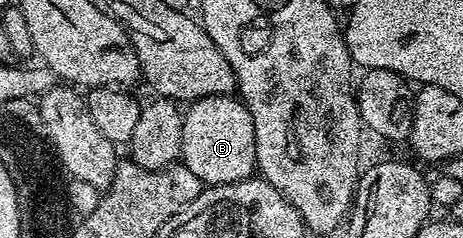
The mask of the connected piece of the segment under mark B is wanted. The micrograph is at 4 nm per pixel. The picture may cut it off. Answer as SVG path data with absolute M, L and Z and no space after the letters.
M233 94L201 97L192 101L183 112L181 160L185 168L191 170L191 174L195 174L195 178L199 178L205 186L250 179L258 171L255 154L255 122L251 122L251 114L243 101Z

